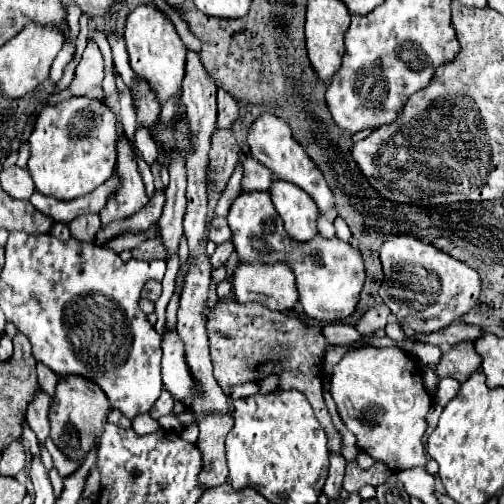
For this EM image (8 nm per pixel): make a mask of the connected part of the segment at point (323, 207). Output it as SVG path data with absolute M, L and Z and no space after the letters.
M261 114L251 130L249 130L249 136L247 136L247 144L251 148L251 154L257 162L261 162L265 168L269 168L277 178L281 180L287 180L287 182L293 182L297 184L299 188L303 188L317 204L319 212L325 214L327 210L335 208L335 194L333 190L329 188L329 184L325 182L321 170L315 166L315 162L307 156L307 152L301 148L301 144L291 136L291 130L287 126L287 122L279 120L277 116L273 114Z

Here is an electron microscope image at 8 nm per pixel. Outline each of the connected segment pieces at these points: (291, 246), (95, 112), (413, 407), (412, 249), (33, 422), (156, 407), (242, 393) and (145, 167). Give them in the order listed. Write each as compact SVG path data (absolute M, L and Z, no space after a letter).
M241 192L239 198L231 204L227 222L231 226L231 240L241 262L287 264L293 270L297 278L299 302L309 318L319 322L335 322L347 318L355 310L359 292L365 284L365 264L357 246L343 242L337 236L323 238L321 234L309 242L293 242L289 234L285 234L283 222L271 204L269 192Z
M85 96L69 98L57 106L41 110L35 122L35 130L29 136L31 158L27 162L27 170L35 182L37 192L45 196L53 196L57 200L73 200L93 192L97 186L107 182L117 166L117 138L121 138L123 130L119 126L119 116L103 102L91 100Z
M361 346L347 350L345 356L333 368L331 396L337 404L343 424L357 436L357 446L363 452L367 452L373 460L385 462L395 472L427 464L421 438L427 430L425 416L435 400L423 384L421 366L407 352L403 352L401 348L375 348L375 346Z
M395 236L381 246L383 284L379 296L397 316L405 334L431 334L469 312L479 298L479 274L465 262L437 250L415 236Z
M37 390L37 394L33 394L33 402L29 402L27 406L27 420L29 426L35 430L37 440L43 444L45 438L49 436L49 420L47 420L47 412L49 412L49 404L51 404L51 396L45 390Z
M163 390L161 392L161 396L159 396L159 400L153 404L153 408L149 410L149 414L151 414L151 418L161 418L161 416L167 416L167 414L171 414L173 412L173 404L175 404L175 400L173 400L173 396L169 394L169 390Z
M247 382L237 385L233 388L233 392L230 395L232 399L239 399L242 397L252 396L259 392L259 386L256 382Z
M136 150L136 161L138 164L138 170L142 176L143 182L146 188L146 194L150 199L155 192L155 186L153 181L153 174L151 167L142 159L140 153Z

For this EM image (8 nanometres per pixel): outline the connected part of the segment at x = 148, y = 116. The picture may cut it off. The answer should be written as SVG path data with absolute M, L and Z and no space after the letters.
M139 80L139 84L137 84L137 88L133 92L133 100L137 106L137 122L145 128L151 128L157 122L161 106L159 106L153 90L143 80Z

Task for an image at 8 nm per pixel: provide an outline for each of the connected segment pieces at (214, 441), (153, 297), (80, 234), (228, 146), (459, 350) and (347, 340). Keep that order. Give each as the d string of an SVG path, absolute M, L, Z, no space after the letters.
M203 414L201 420L199 420L197 448L201 450L201 458L203 458L199 482L205 488L221 486L227 480L225 438L227 438L231 428L233 428L231 416Z
M147 282L143 292L141 292L141 298L147 298L151 302L157 302L161 296L161 282Z
M87 214L87 216L79 216L69 224L71 230L71 238L79 240L79 242L89 242L95 244L95 234L99 232L101 222L97 214Z
M215 130L213 142L211 142L211 152L209 152L209 184L207 184L207 198L209 198L209 214L207 214L207 240L211 232L211 222L215 218L215 206L221 198L221 192L225 190L227 180L231 178L239 158L237 158L239 146L229 130Z
M461 342L443 354L441 362L437 364L437 374L441 378L451 376L457 378L459 382L465 382L479 368L481 368L481 356L475 352L473 342Z
M325 324L321 332L331 344L337 344L337 346L353 344L361 338L361 334L353 326L345 326L345 324Z

